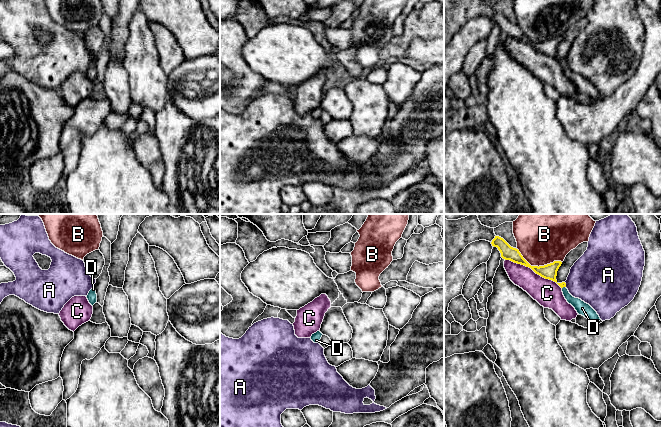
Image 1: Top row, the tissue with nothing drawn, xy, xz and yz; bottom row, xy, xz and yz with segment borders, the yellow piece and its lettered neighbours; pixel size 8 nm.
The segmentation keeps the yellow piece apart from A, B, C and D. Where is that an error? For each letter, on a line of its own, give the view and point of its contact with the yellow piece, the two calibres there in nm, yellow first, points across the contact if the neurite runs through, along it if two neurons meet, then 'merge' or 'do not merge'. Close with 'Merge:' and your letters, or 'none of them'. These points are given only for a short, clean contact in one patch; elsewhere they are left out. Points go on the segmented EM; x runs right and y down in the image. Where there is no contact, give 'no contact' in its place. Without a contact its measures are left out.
A: meets yellow in yz at (565, 284); 120 nm thick on the yellow side, 420 nm on the other; do not merge
B: meets yellow in yz at (537, 266); 120 nm thick on the yellow side, 440 nm on the other; do not merge
C: meets yellow in yz at (533, 270); 120 nm thick on the yellow side, 220 nm on the other; do not merge
D: meets yellow in yz at (563, 286); 120 nm thick on the yellow side, 110 nm on the other; runs through yz (549, 271), (555, 281), (563, 286), (566, 294), (582, 308); merge
Merge: D

